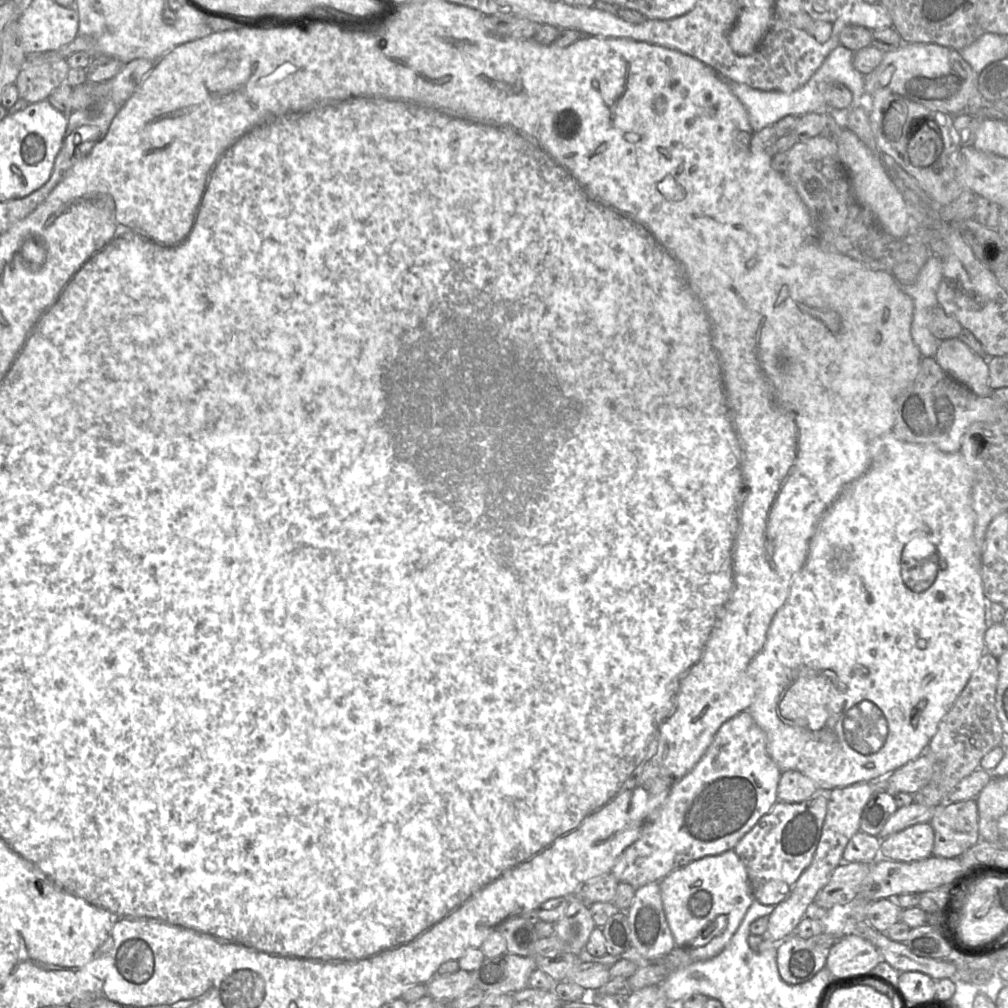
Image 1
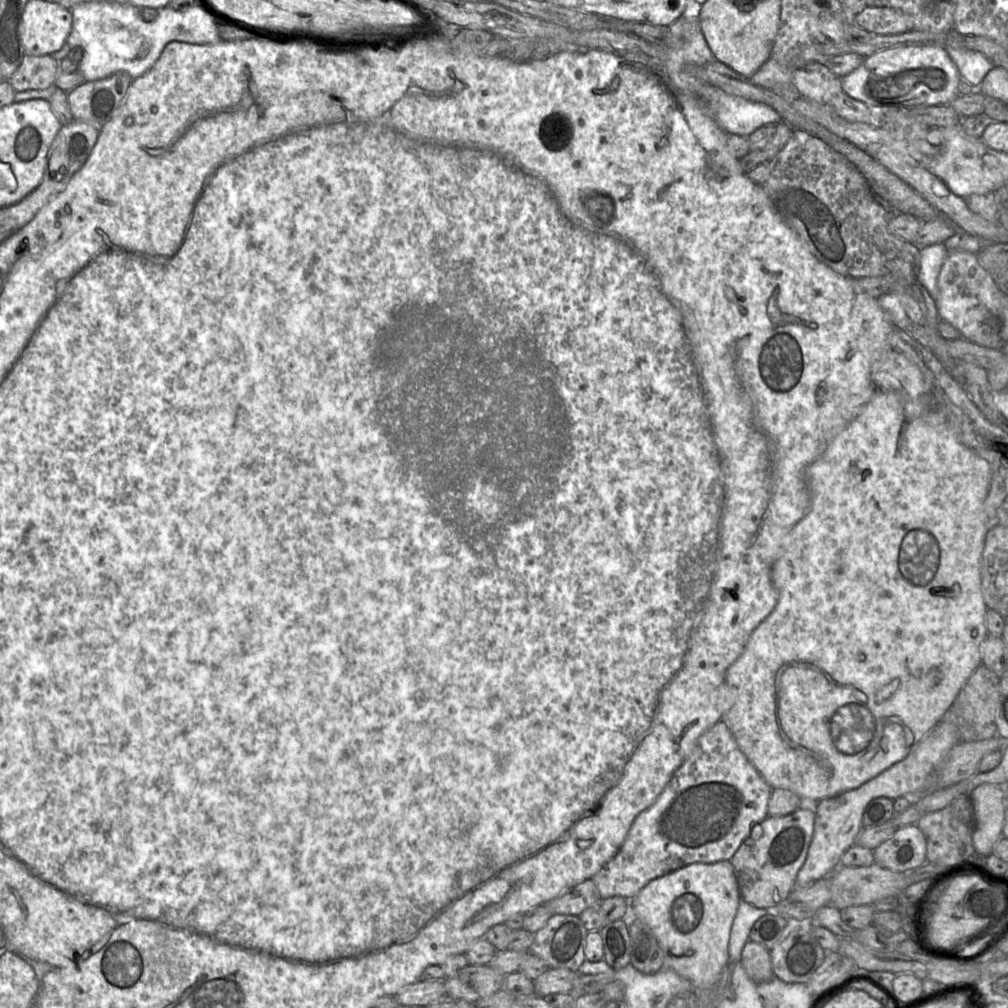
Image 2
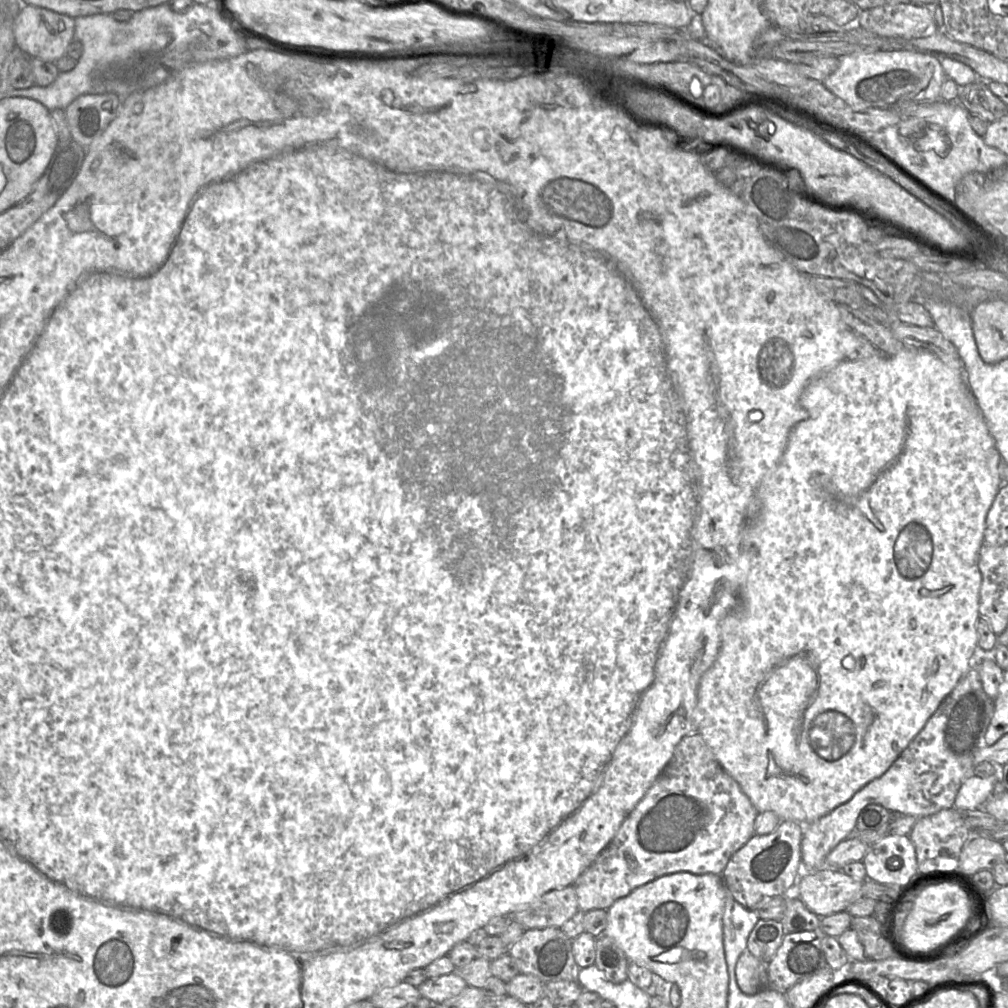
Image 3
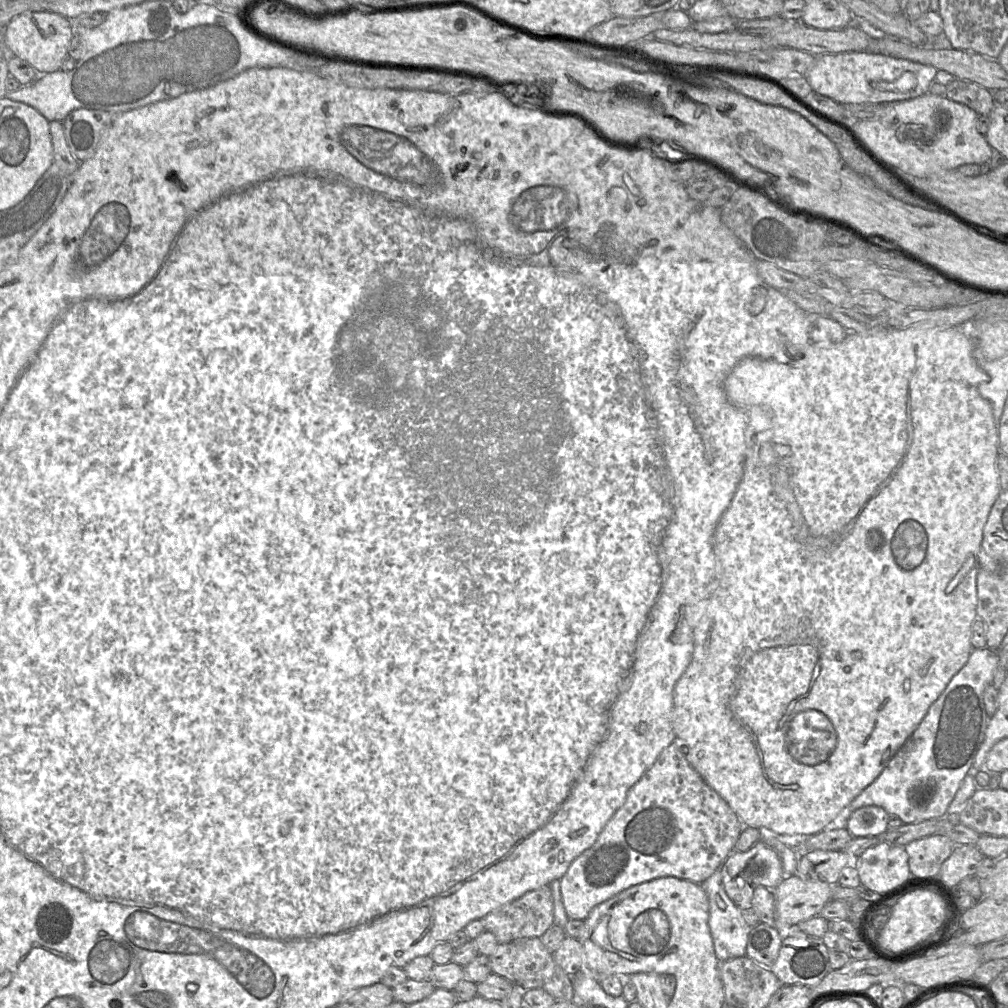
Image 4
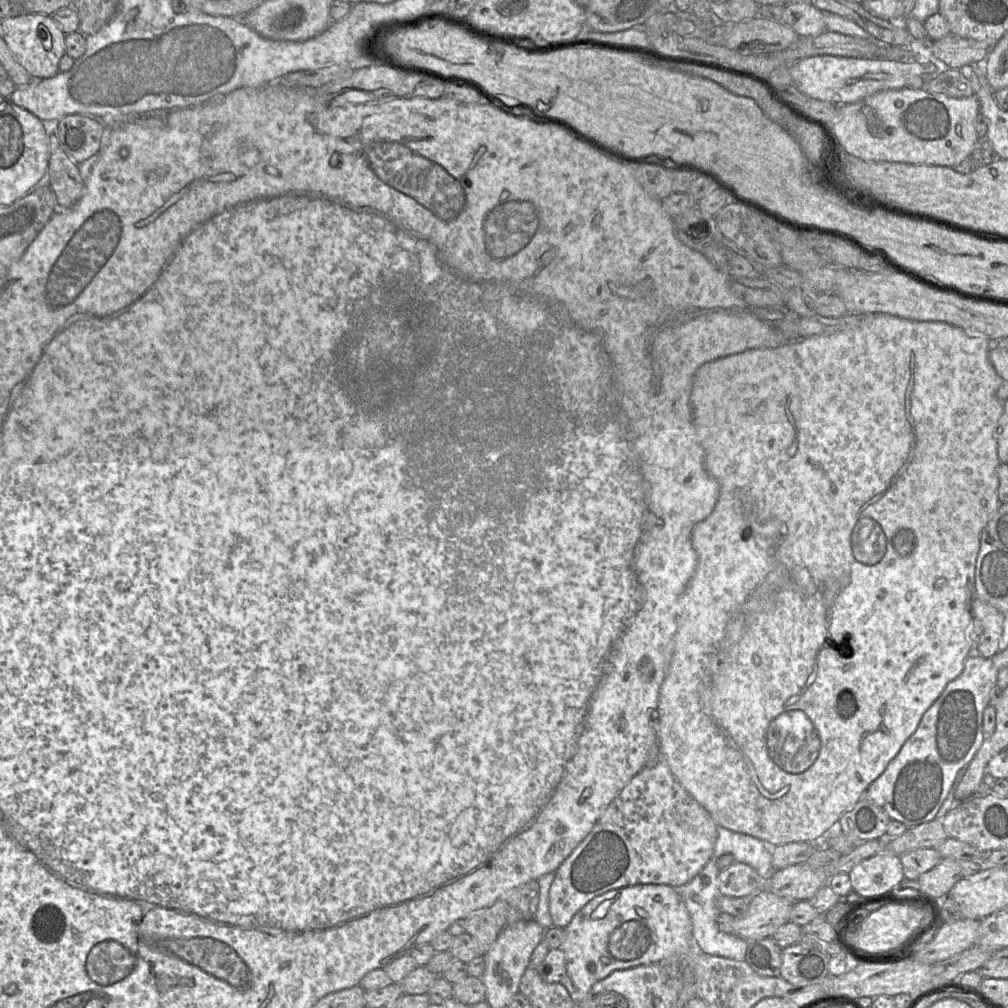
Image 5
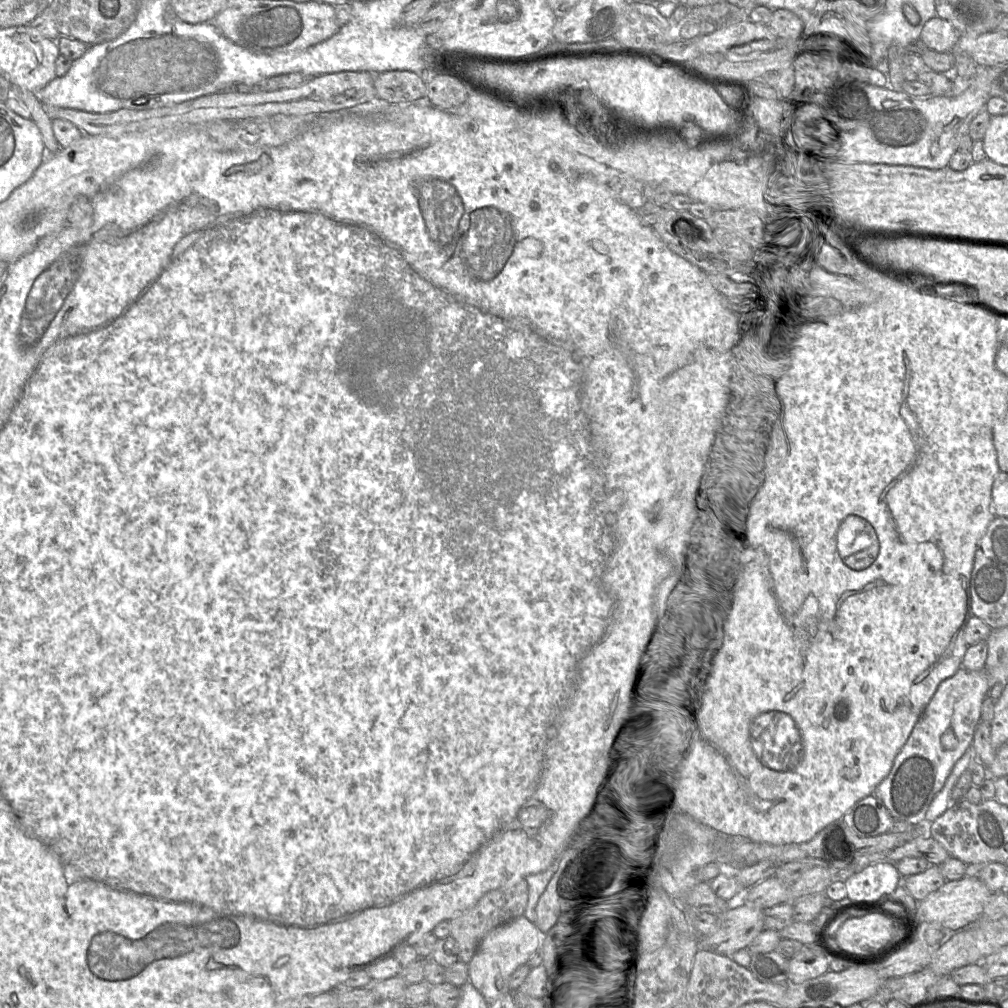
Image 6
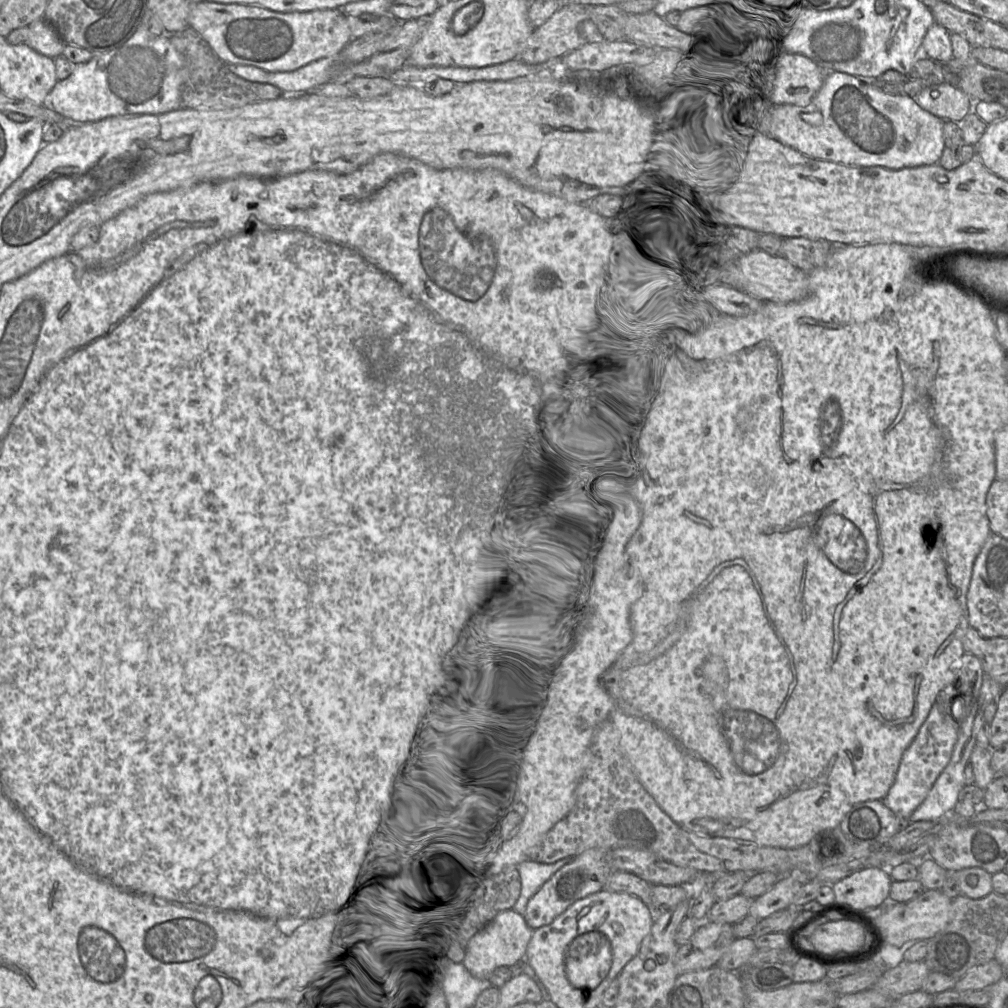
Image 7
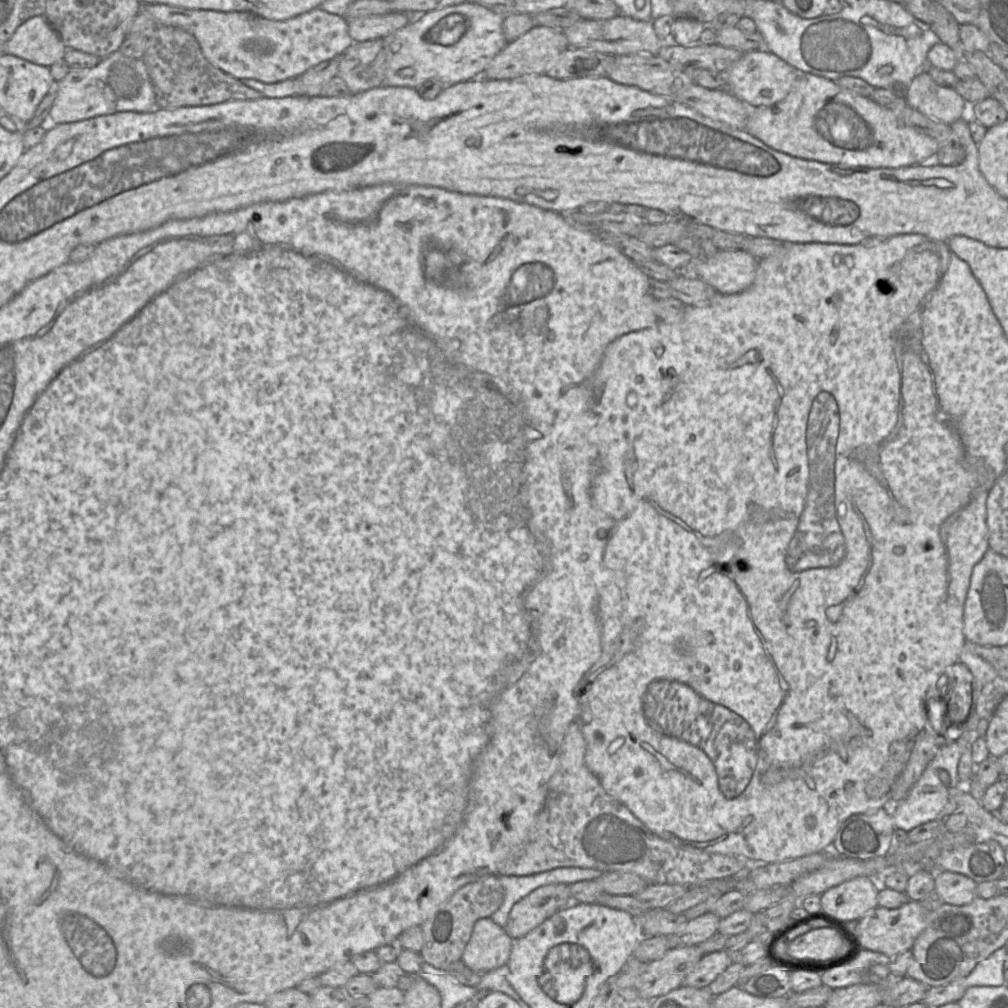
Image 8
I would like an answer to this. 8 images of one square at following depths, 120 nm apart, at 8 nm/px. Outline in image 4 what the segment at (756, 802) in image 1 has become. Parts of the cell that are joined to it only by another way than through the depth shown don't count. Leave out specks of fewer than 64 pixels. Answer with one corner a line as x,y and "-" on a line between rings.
675,740
630,789
624,804
605,825
594,844
570,864
559,879
563,905
569,919
585,920
598,904
631,886
660,877
676,877
701,884
721,868
744,824
729,804
690,764
685,746

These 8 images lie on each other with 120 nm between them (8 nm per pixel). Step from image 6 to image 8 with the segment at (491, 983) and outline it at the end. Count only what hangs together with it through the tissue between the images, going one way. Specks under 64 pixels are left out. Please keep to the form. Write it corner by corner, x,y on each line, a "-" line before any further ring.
490,917
478,920
461,961
469,968
487,972
507,964
513,939

